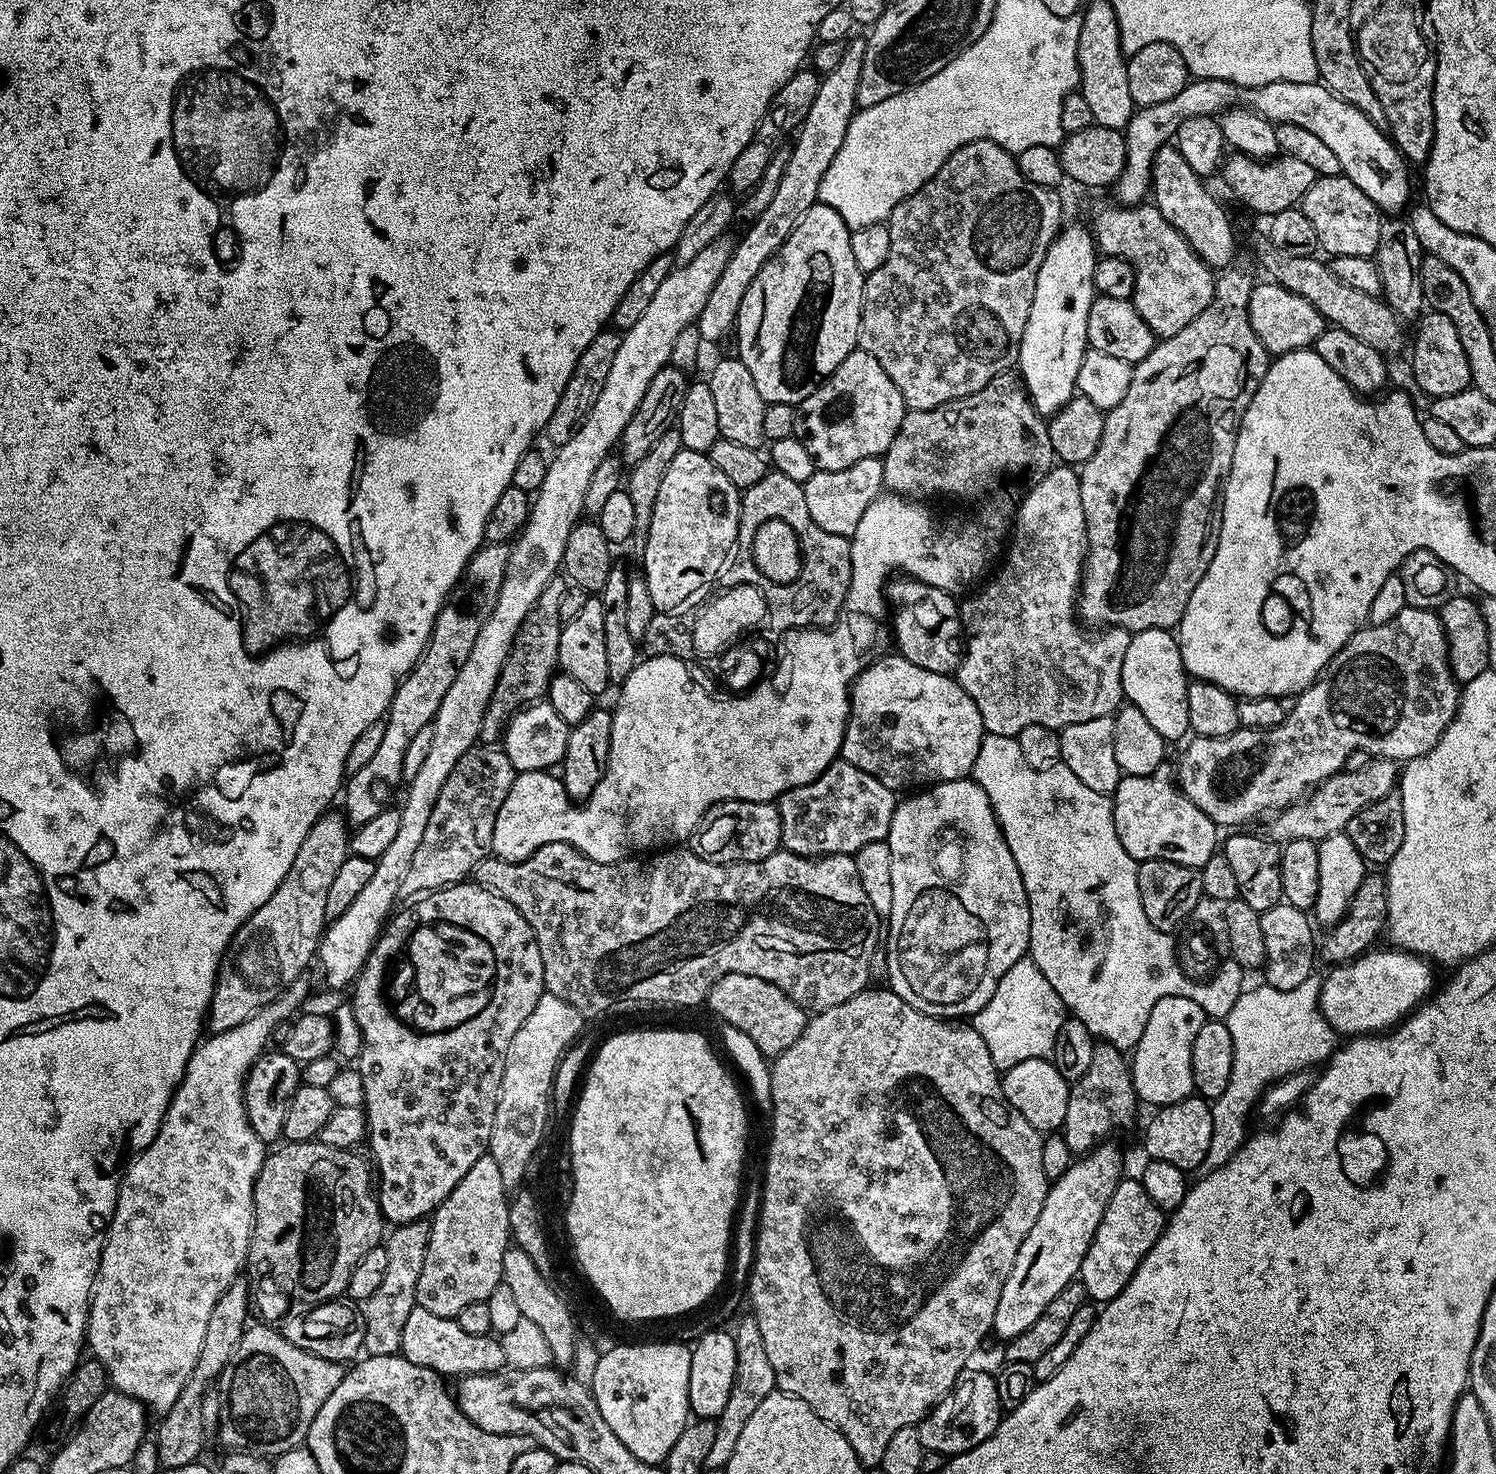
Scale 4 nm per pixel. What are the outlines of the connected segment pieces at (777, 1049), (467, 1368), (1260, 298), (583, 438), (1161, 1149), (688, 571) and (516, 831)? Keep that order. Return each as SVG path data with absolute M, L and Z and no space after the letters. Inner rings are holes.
M726 974L718 978L718 982L714 982L708 991L706 1008L717 1016L718 1021L748 1034L765 1058L775 1058L790 1050L790 1046L798 1042L810 1019L809 1013L782 990L778 990L778 986L750 974Z
M419 1306L410 1310L410 1318L406 1318L399 1355L414 1362L414 1366L426 1366L445 1378L499 1372L505 1367L502 1346L495 1335L470 1334L458 1326L455 1318L430 1314L430 1310Z
M1263 283L1253 287L1248 317L1250 326L1254 326L1254 334L1258 334L1269 357L1283 358L1288 352L1311 349L1326 327L1324 315L1313 304L1306 302L1306 298L1286 290L1281 284Z
M721 238L706 246L690 262L673 267L672 273L662 282L661 288L654 293L654 299L650 302L650 307L642 313L642 318L638 318L635 326L630 326L630 330L623 333L618 346L618 354L614 354L614 363L610 366L610 374L606 374L602 394L598 394L598 402L588 411L588 416L580 424L580 428L570 438L570 442L559 445L555 449L556 457L553 455L548 462L546 478L542 486L534 494L532 500L532 513L524 523L524 530L516 537L511 545L508 561L506 562L506 574L502 578L502 590L498 594L498 602L486 618L482 630L478 630L478 638L474 638L474 647L470 650L470 658L466 658L466 663L458 670L458 678L454 678L450 690L446 690L446 698L438 706L438 714L431 722L434 730L434 739L430 741L430 754L426 754L425 761L422 762L418 774L407 785L408 793L404 796L404 804L400 808L400 817L402 823L398 829L398 835L394 838L394 843L387 848L386 854L382 854L376 859L376 869L374 878L366 887L358 893L358 898L354 898L354 903L346 909L346 914L342 918L331 921L324 929L324 935L320 938L320 947L318 949L318 964L320 960L320 972L324 975L324 980L332 988L347 989L349 985L359 976L360 971L364 969L364 964L371 954L372 948L376 945L380 933L393 911L392 903L398 900L400 896L400 887L402 878L406 878L406 870L410 870L410 862L414 862L414 853L418 851L418 845L422 843L422 833L426 830L426 822L430 822L430 810L434 810L434 802L438 802L438 794L442 794L442 786L446 778L450 778L450 770L466 754L466 750L477 747L480 740L480 731L482 730L482 718L486 714L486 706L490 702L490 694L494 694L494 686L498 682L498 674L502 672L502 666L510 654L510 646L518 634L518 626L530 614L534 602L538 602L538 594L546 590L546 586L551 580L557 579L564 563L564 551L566 550L566 538L570 538L570 530L580 523L585 515L583 503L585 501L586 490L589 489L590 478L597 470L599 463L613 453L613 450L620 443L620 436L626 430L630 418L634 418L634 410L638 410L638 402L642 402L642 397L646 395L646 389L649 388L650 382L654 382L654 374L658 374L663 368L669 367L671 350L674 347L674 341L677 340L678 334L686 326L695 324L696 319L702 314L702 306L706 306L706 298L710 298L710 290L714 290L714 284L718 278L722 278L722 272L726 270L726 264L732 257L733 245L727 244L727 239Z
M1193 1094L1173 1104L1166 1104L1155 1109L1156 1117L1144 1128L1145 1157L1162 1162L1170 1162L1186 1173L1191 1173L1192 1168L1199 1169L1206 1158L1206 1150L1210 1150L1210 1134L1214 1134L1214 1118L1212 1105L1199 1094Z
M681 448L678 454L674 454L674 462L670 462L670 470L666 470L662 486L658 486L658 498L654 502L654 514L650 518L642 557L642 575L657 612L675 613L685 607L683 604L698 599L704 588L719 581L720 573L727 567L736 549L741 493L741 489L733 486L730 478L726 478L726 474L722 474L722 470L718 470L705 453Z
M548 770L519 773L510 786L510 794L506 794L506 802L502 802L502 810L498 810L492 852L502 860L517 861L525 860L550 842L566 842L581 850L587 849L587 844L602 843L604 832L612 828L611 818L604 816L600 808L582 807L586 806L577 806L568 796L559 775Z

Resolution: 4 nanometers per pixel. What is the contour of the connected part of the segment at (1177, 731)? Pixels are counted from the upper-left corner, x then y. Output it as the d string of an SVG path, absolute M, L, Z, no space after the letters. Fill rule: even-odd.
M1133 646L1126 650L1126 658L1122 666L1124 700L1138 706L1138 710L1142 710L1150 726L1154 726L1154 730L1162 734L1165 742L1180 739L1183 741L1189 735L1190 709L1186 706L1186 690L1189 683L1190 677L1184 670L1179 647L1139 648L1139 646Z

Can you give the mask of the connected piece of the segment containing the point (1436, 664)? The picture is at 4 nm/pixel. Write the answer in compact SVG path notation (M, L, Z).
M1404 608L1398 614L1398 618L1390 618L1390 622L1381 624L1368 624L1367 626L1357 627L1356 631L1349 635L1340 653L1323 670L1322 675L1315 680L1309 687L1295 697L1294 703L1288 709L1288 717L1278 726L1273 728L1237 728L1234 734L1223 736L1222 738L1210 738L1209 736L1193 735L1191 739L1183 745L1184 753L1180 756L1180 761L1174 767L1174 776L1180 785L1181 792L1198 806L1217 826L1224 824L1236 824L1232 826L1244 826L1247 820L1252 820L1255 816L1260 816L1263 812L1289 808L1305 794L1312 791L1317 784L1321 784L1326 778L1330 778L1335 772L1341 771L1346 762L1355 751L1362 750L1369 753L1372 758L1383 758L1397 762L1407 762L1426 754L1442 738L1446 726L1454 718L1454 714L1460 705L1461 685L1454 678L1450 670L1448 661L1448 635L1444 632L1444 623L1441 622L1439 615L1430 608Z

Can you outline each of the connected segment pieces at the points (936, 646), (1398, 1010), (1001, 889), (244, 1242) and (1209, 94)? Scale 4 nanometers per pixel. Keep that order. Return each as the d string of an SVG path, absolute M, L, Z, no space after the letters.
M911 578L893 579L887 585L886 596L896 603L896 621L890 624L891 631L896 631L895 651L914 662L914 666L922 666L922 670L955 673L966 643L957 597Z
M1369 950L1355 960L1333 967L1332 973L1323 977L1320 985L1320 1013L1337 1034L1344 1038L1353 1036L1367 1036L1369 1034L1383 1034L1396 1027L1410 1012L1416 1011L1433 991L1433 965L1423 956L1415 956L1413 952L1387 950L1376 952Z
M951 780L941 784L933 784L917 791L915 794L899 801L894 810L894 818L888 831L888 845L892 861L890 862L890 883L894 889L894 902L890 902L890 914L886 917L886 944L888 940L888 980L893 992L898 994L914 1010L922 1010L931 1016L941 1018L971 1018L990 1002L994 990L998 990L998 982L1010 966L1025 959L1030 942L1030 902L1026 898L1026 886L1022 886L1022 874L1018 874L1018 862L1014 862L1014 854L1010 854L1010 846L1006 846L1006 838L1000 829L998 818L990 806L990 798L986 798L986 790L978 786L975 780Z
M307 979L295 980L289 988L280 993L280 997L271 1000L264 1008L259 1008L254 1015L246 1018L238 1026L234 1026L225 1032L217 1032L209 1035L192 1053L190 1062L186 1066L180 1083L177 1084L175 1092L172 1093L172 1100L168 1104L168 1109L164 1115L164 1121L160 1124L158 1134L154 1142L145 1148L143 1152L135 1157L132 1165L123 1169L120 1177L120 1189L116 1199L116 1209L108 1222L108 1231L104 1233L104 1245L100 1255L100 1265L96 1271L96 1281L92 1287L92 1298L88 1301L88 1330L86 1333L86 1348L91 1359L100 1363L108 1375L108 1383L115 1391L123 1396L132 1396L140 1401L145 1409L156 1411L156 1414L163 1414L178 1402L178 1394L186 1386L194 1366L198 1362L198 1354L202 1350L202 1338L206 1338L206 1322L210 1322L210 1314L222 1298L222 1294L241 1275L240 1267L248 1260L248 1247L252 1244L252 1222L254 1213L254 1186L258 1174L264 1165L266 1155L265 1141L254 1134L254 1130L248 1121L246 1106L244 1105L244 1079L248 1077L248 1071L259 1056L263 1056L269 1047L272 1039L272 1031L279 1023L289 1019L292 1011L303 1002L308 996Z
M1193 79L1182 91L1174 94L1174 98L1166 102L1135 109L1124 137L1128 147L1126 166L1114 185L1116 196L1121 200L1119 203L1135 206L1149 195L1156 151L1175 137L1178 126L1182 126L1186 118L1216 116L1225 108L1239 104L1254 109L1262 118L1271 120L1275 125L1302 126L1302 130L1310 130L1310 134L1322 138L1322 142L1326 142L1326 146L1330 146L1330 150L1334 150L1335 156L1338 157L1342 175L1350 178L1350 182L1354 182L1354 186L1358 186L1358 190L1362 190L1366 198L1375 202L1381 213L1399 213L1399 208L1403 209L1409 203L1409 169L1400 153L1396 151L1395 144L1385 134L1381 125L1375 124L1366 114L1362 114L1362 110L1350 106L1350 102L1338 98L1324 84L1279 80L1266 86L1241 89L1228 80L1197 79Z

